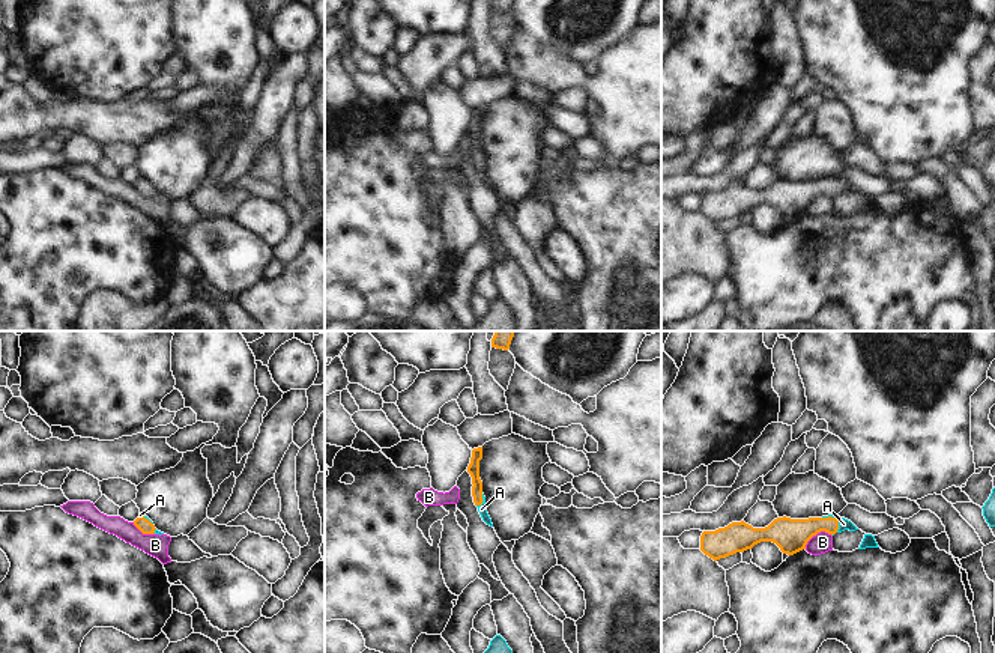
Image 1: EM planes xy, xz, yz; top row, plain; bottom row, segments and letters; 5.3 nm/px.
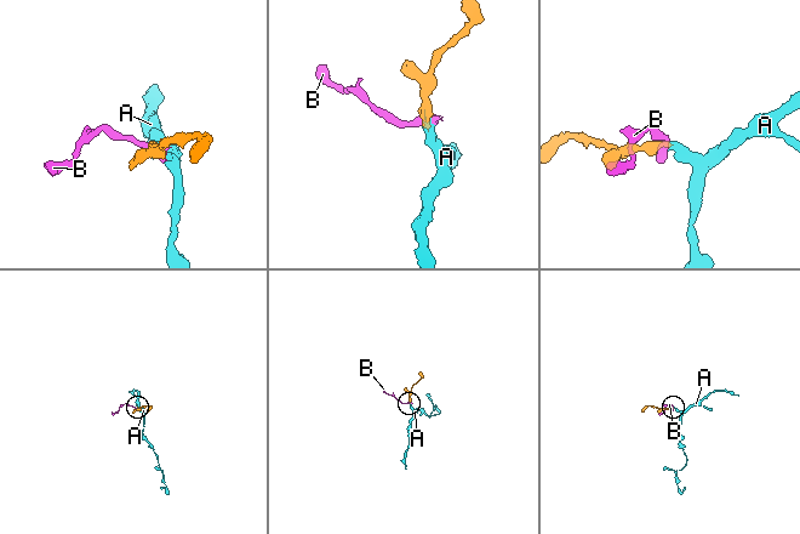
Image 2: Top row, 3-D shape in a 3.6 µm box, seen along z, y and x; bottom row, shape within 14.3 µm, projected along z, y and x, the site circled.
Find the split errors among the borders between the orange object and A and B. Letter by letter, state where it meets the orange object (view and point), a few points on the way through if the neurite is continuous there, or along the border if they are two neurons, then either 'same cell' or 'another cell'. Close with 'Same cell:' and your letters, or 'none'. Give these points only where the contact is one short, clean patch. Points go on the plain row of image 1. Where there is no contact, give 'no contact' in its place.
A: contact yz (836, 182); way yz (792, 197), (836, 182), (843, 187); same cell
B: contact yz (816, 196); border yz (831, 197), (818, 194), (804, 211); another cell
Same cell: A

